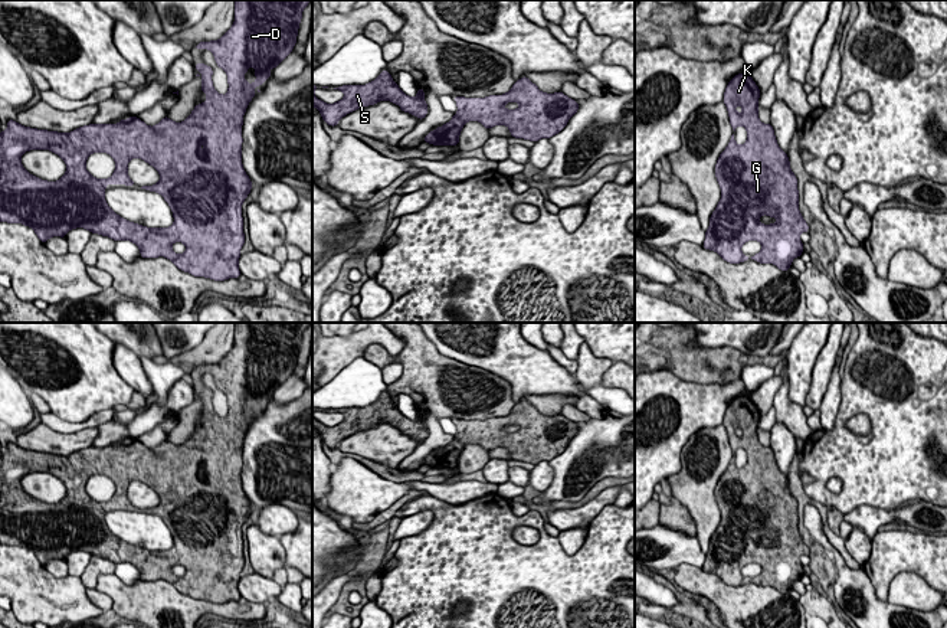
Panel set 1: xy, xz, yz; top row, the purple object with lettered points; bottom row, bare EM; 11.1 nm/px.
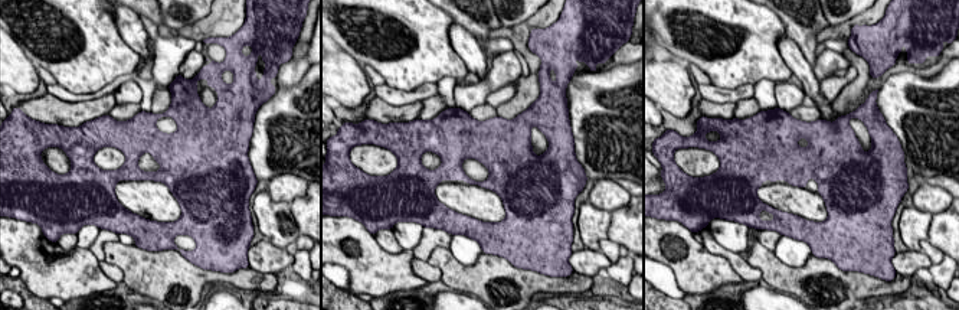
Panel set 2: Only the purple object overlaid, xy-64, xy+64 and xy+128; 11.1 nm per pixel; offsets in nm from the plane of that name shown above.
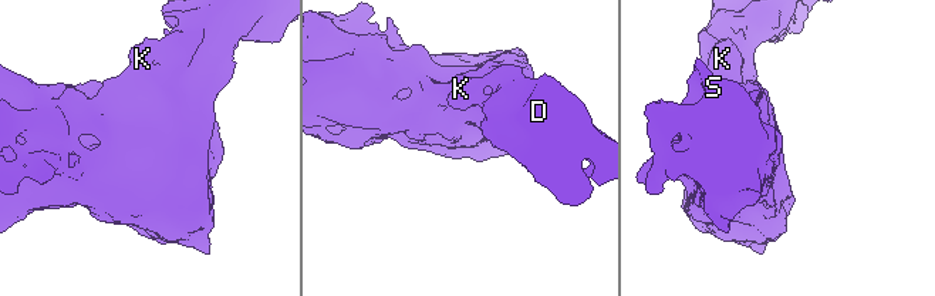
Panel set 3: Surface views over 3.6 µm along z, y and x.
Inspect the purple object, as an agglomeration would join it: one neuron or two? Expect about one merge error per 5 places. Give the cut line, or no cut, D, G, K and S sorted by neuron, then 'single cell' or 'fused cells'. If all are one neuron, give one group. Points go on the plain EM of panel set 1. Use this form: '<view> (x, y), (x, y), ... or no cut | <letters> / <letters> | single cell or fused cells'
no cut | D G K S | single cell

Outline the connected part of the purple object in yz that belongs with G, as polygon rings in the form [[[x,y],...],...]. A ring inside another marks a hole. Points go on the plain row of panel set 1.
[[[750,396],[734,398],[727,406],[722,425],[730,447],[734,454],[743,448],[747,452],[747,464],[738,468],[733,457],[717,483],[715,500],[721,521],[710,540],[702,570],[717,575],[730,586],[754,582],[789,593],[793,582],[803,575],[800,556],[809,555],[809,547],[799,533],[797,501],[790,491],[789,478],[779,470],[771,447],[763,447],[758,441],[760,416]],[[748,563],[761,566],[761,573],[754,579],[741,575],[741,569]]]

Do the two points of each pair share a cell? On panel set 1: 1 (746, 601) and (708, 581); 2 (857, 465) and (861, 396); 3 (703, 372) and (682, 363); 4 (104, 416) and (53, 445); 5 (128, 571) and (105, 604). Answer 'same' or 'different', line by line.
1: same
2: same
3: same
4: different
5: different

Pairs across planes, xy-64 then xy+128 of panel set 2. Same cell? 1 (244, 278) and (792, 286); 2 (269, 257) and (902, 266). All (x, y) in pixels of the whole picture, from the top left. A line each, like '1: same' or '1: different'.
1: same
2: same

